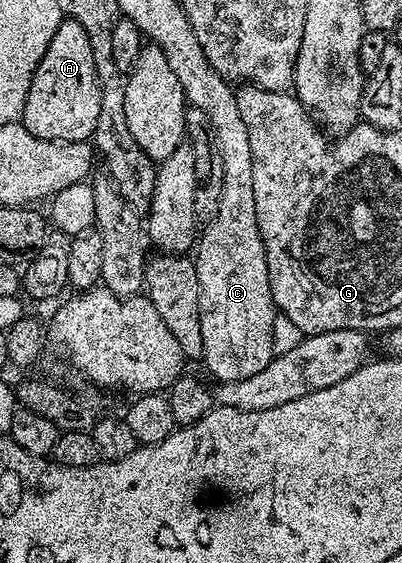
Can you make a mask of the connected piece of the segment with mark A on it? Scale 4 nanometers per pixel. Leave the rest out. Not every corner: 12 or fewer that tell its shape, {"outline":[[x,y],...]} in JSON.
{"outline":[[74,18],[56,28],[20,121],[40,140],[90,142],[100,84]]}

